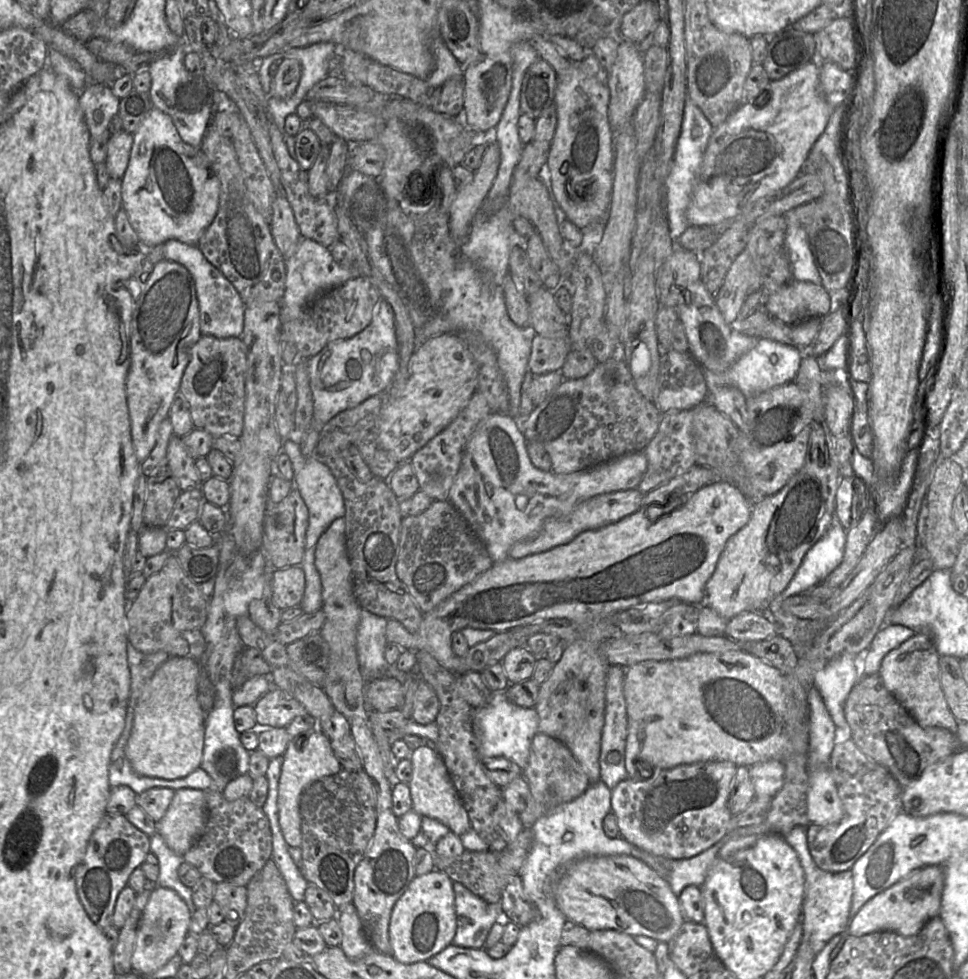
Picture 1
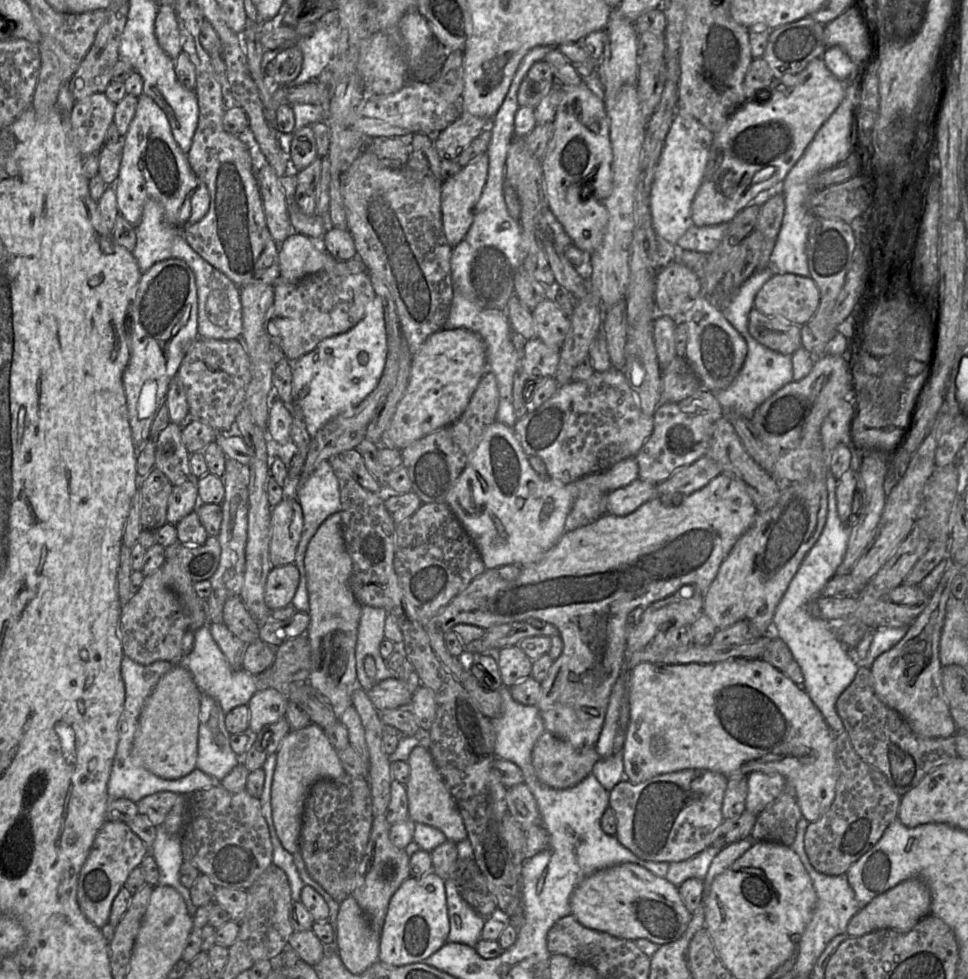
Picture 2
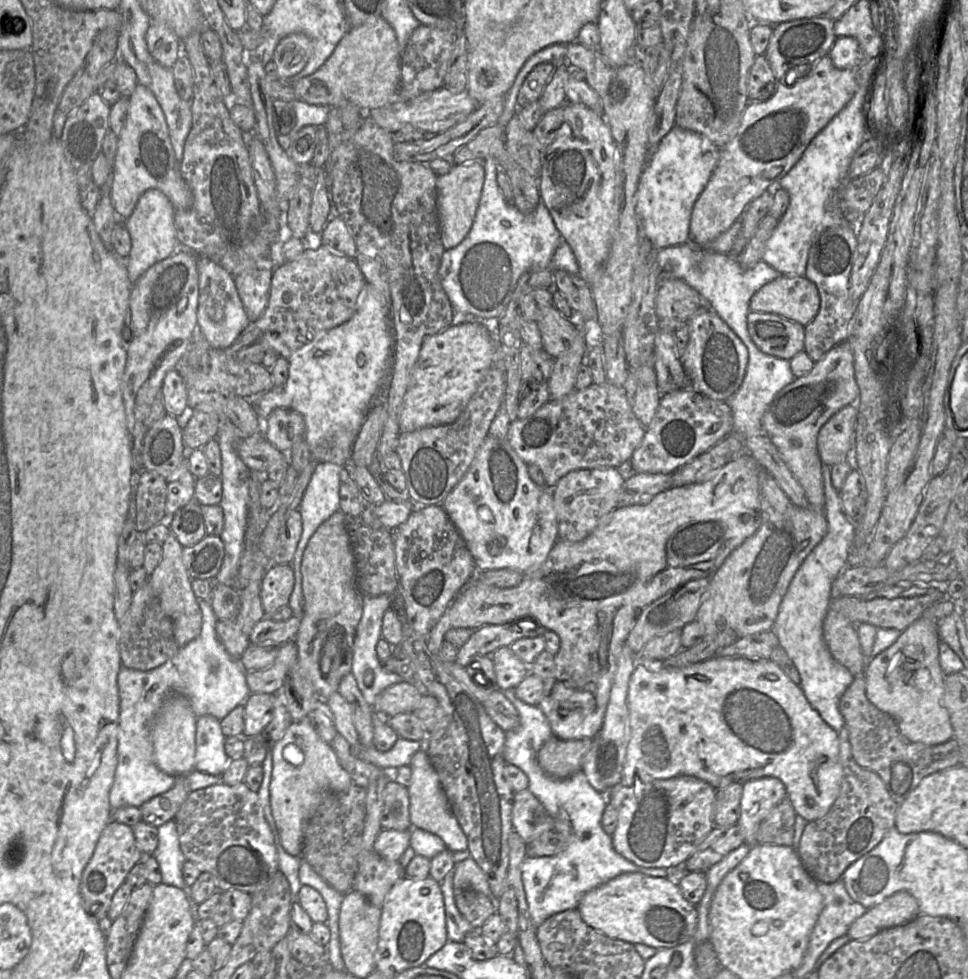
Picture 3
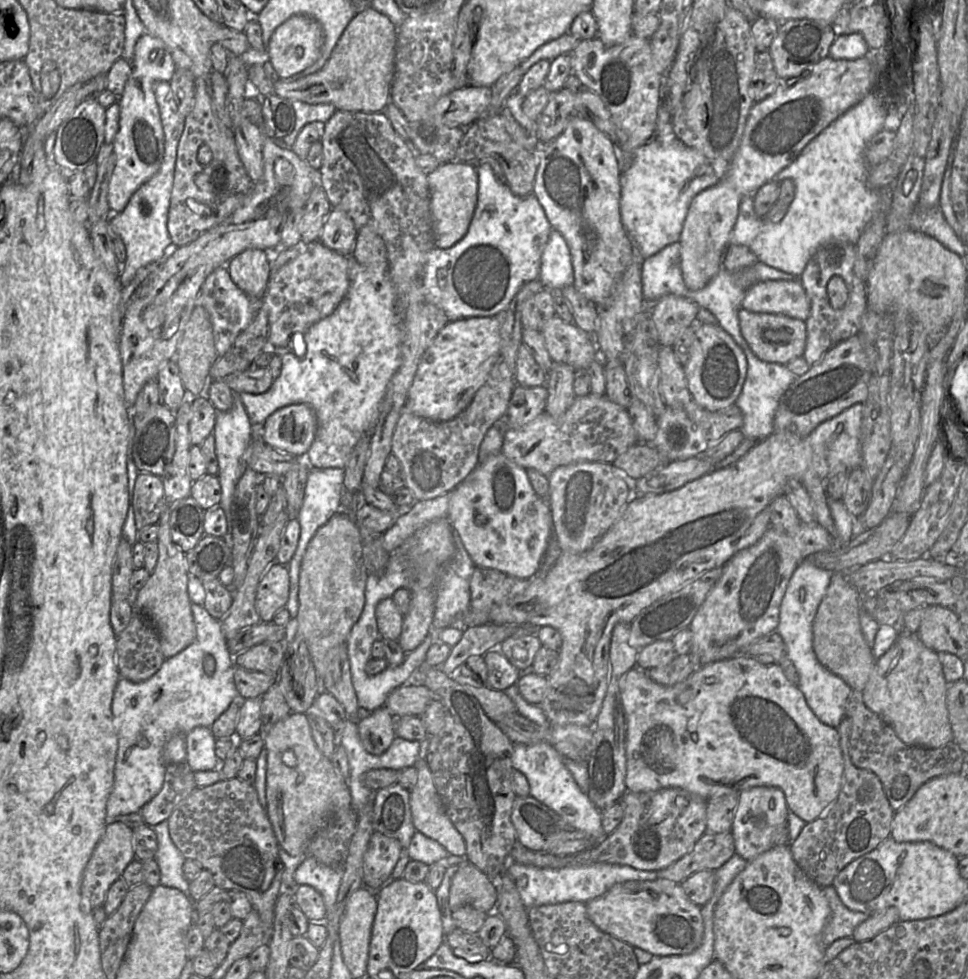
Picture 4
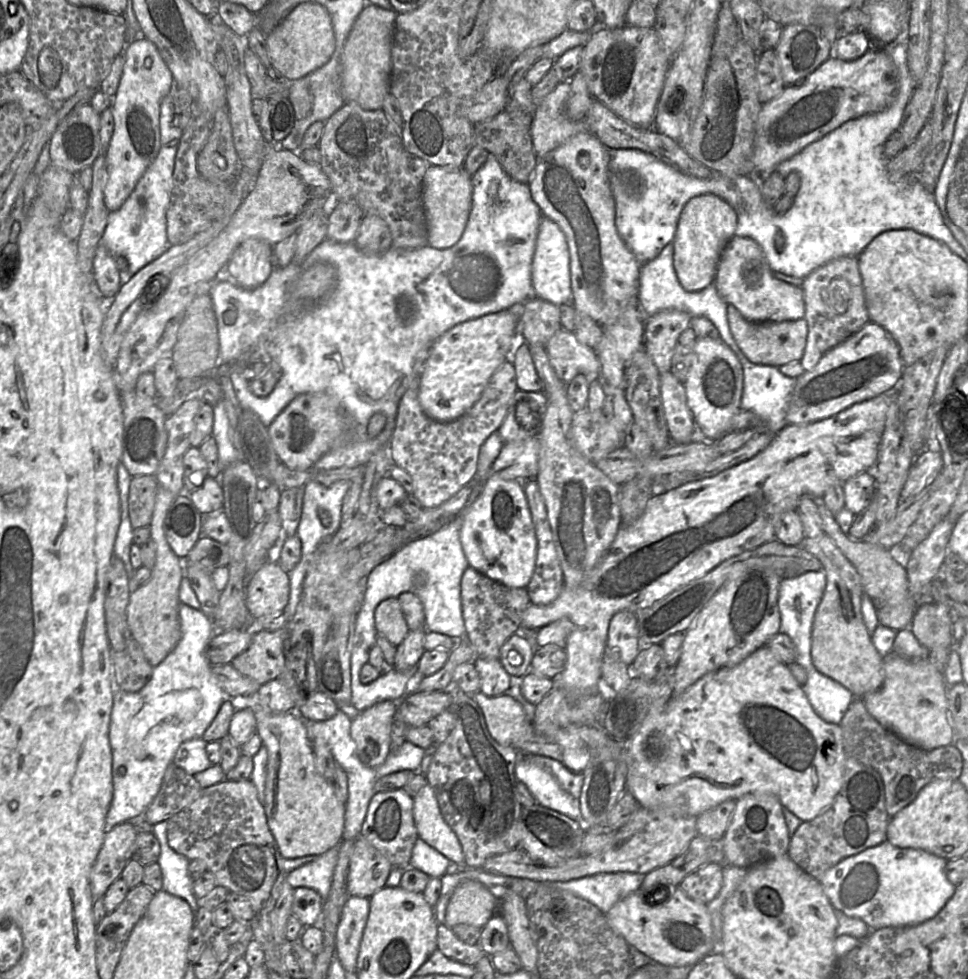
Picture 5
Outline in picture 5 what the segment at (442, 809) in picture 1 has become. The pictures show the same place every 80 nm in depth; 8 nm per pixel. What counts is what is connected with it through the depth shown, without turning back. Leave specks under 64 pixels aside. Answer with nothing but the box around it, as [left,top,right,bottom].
[413,783,464,863]

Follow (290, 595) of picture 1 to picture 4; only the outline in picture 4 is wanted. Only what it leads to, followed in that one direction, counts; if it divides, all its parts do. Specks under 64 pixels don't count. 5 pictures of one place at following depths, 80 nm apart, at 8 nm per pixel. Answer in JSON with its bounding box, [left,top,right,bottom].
[255,562,290,621]

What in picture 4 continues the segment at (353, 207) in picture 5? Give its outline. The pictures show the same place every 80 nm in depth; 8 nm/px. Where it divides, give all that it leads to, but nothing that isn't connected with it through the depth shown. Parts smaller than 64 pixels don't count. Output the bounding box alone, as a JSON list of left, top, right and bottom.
[319,208,357,256]

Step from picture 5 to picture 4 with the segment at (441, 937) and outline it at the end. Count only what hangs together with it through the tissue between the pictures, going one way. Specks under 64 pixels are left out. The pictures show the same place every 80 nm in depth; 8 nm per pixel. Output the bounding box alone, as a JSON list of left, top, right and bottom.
[444,928,492,963]

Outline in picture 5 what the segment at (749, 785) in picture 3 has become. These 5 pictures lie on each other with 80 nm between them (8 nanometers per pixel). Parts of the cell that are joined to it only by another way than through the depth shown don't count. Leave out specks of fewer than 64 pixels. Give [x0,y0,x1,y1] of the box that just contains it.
[722,794,790,869]

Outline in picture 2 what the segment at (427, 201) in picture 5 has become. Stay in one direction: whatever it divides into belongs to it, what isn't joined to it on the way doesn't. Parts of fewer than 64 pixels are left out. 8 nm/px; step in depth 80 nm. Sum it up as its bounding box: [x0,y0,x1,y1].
[441,155,488,248]

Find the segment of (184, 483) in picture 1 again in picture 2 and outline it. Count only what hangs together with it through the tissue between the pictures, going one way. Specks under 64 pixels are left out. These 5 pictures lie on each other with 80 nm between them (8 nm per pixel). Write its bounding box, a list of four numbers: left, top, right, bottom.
[155,422,193,485]

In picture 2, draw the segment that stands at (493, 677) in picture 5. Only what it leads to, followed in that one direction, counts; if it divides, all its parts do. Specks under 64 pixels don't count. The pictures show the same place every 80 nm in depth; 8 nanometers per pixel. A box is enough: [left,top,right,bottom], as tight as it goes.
[496,646,531,687]

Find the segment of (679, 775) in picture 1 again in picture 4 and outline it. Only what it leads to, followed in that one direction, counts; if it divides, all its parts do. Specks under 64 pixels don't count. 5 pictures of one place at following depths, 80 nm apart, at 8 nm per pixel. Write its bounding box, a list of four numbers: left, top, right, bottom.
[510,788,707,871]

